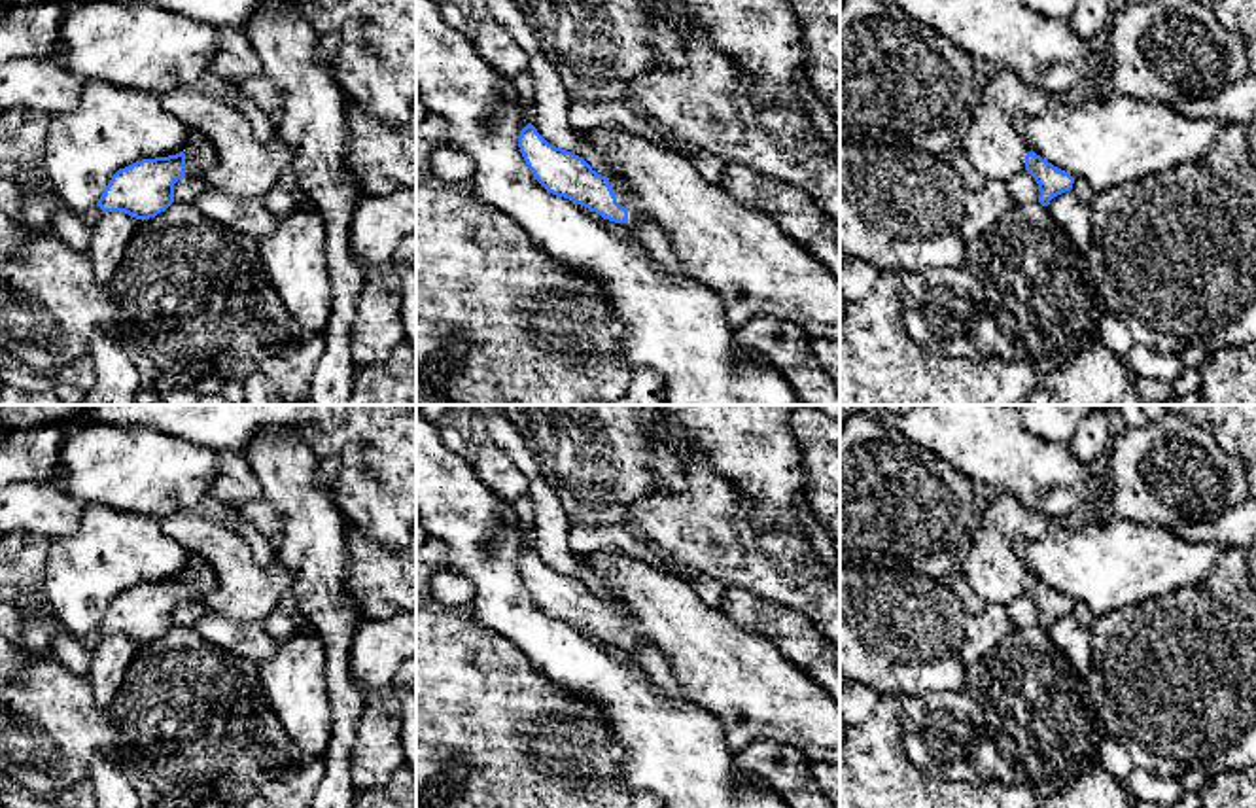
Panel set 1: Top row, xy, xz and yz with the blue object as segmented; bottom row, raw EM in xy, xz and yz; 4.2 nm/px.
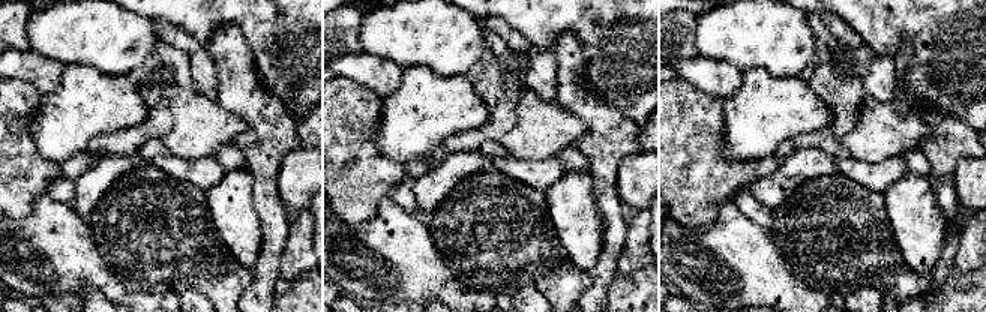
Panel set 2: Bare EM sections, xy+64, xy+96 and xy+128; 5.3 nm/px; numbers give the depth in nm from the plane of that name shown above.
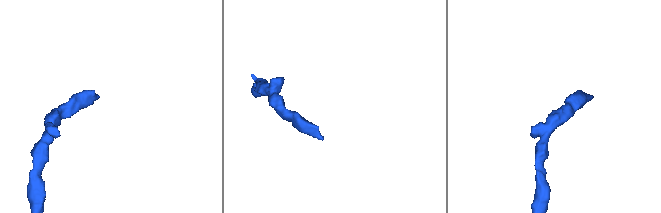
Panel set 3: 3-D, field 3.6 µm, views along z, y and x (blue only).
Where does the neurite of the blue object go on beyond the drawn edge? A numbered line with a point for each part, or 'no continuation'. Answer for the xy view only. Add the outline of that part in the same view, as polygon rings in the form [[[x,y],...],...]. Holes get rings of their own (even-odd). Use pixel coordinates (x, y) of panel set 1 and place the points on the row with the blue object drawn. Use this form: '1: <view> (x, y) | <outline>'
1: xy (199, 154) | [[[191,132],[185,153],[185,176],[199,176],[216,163],[216,149],[206,136]]]

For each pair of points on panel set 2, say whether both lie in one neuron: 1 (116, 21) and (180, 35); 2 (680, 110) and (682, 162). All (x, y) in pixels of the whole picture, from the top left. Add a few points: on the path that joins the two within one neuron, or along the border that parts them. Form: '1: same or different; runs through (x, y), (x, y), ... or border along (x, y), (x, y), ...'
1: different; border along (153, 20), (158, 35)
2: same; runs through (680, 123), (680, 149)

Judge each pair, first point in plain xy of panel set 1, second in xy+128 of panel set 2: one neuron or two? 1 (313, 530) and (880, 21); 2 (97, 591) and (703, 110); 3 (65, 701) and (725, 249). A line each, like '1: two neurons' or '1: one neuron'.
1: two neurons
2: two neurons
3: one neuron

